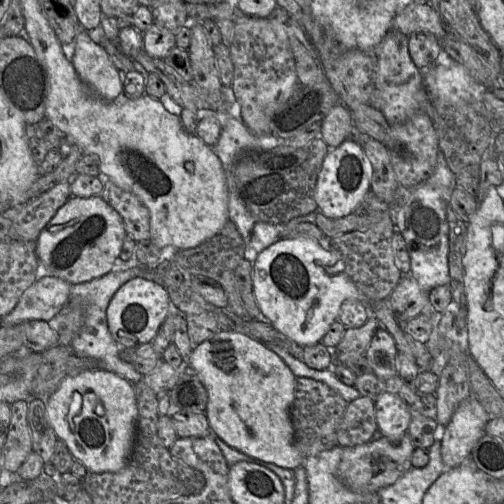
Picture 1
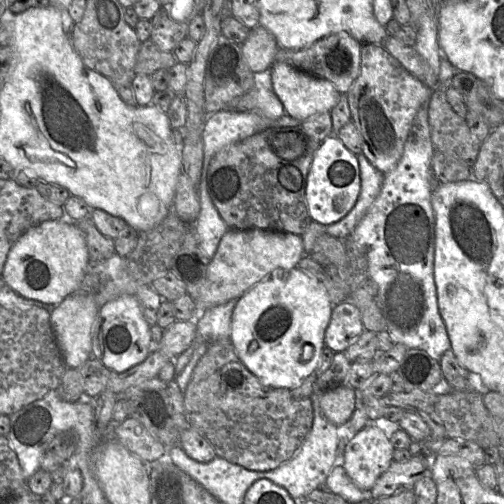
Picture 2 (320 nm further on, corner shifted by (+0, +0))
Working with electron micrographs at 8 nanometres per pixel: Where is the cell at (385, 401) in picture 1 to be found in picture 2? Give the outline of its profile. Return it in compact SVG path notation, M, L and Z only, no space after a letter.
M369 423L347 443L342 463L348 477L363 490L371 490L393 461L390 433L381 423Z

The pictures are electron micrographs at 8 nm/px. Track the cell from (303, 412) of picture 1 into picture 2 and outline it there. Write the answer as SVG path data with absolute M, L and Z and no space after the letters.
M230 340L208 345L184 391L185 417L212 445L216 456L252 471L270 471L291 460L308 437L314 419L311 398L295 399L291 390L265 385L240 361Z

